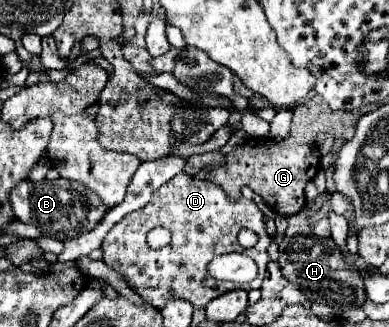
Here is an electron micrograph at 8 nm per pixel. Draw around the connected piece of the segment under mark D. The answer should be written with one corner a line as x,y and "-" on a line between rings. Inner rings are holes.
181,172
163,186
159,186
141,210
131,212
121,222
117,222
103,238
101,250
103,262
109,268
117,270
119,276
127,282
127,286
135,290
153,308
161,310
169,300
175,298
187,300
195,308
205,308
211,300
235,288
233,282
219,282
211,278
207,274
207,262
219,254
241,252
253,258
259,268
257,278
251,284
245,284
243,290
261,288
269,262
267,246
271,244
271,240
273,238
265,232
263,214
255,202
245,202
243,198
233,202
219,186
211,184
209,180
197,180
-
157,226
169,228
173,240
171,244
153,250
147,244
147,232
-
241,228
251,228
259,236
259,242
253,248
239,246
237,234

